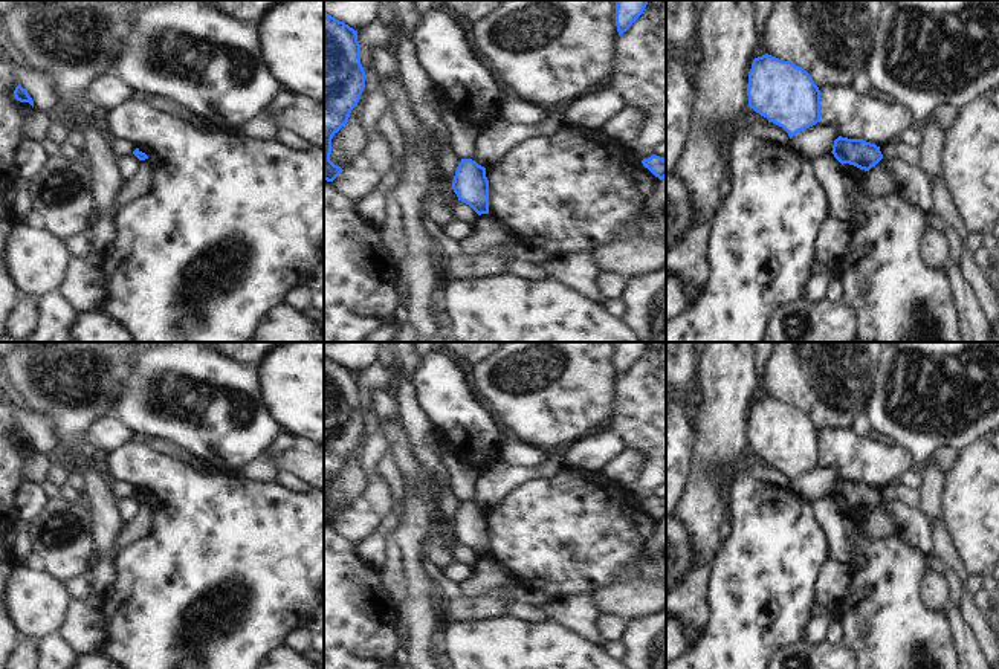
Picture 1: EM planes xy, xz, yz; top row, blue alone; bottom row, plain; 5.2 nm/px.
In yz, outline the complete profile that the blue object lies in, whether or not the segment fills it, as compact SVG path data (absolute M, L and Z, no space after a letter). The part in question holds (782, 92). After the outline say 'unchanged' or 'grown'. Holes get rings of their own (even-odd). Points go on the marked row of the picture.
M768 53L752 63L748 107L782 127L790 139L820 122L820 90L811 75Z | unchanged

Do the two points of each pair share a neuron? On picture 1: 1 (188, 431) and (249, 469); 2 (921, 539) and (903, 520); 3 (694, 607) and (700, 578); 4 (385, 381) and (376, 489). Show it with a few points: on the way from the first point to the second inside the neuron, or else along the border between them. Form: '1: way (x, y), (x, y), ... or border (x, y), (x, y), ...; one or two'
1: border (265, 454), (242, 466); two
2: way (918, 535), (908, 524); one
3: way (694, 599), (694, 585); one
4: way (367, 402), (373, 429), (371, 460); one

